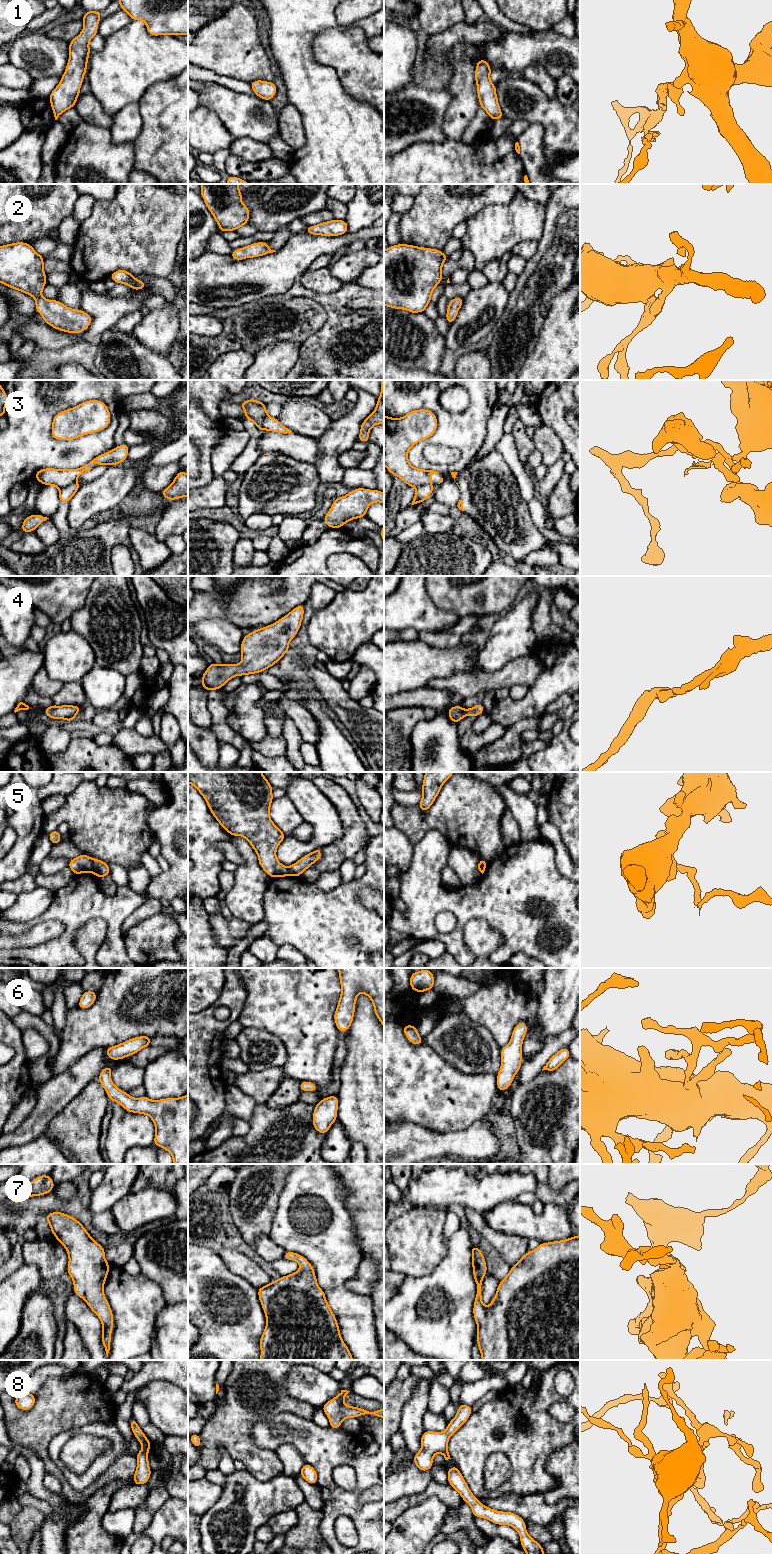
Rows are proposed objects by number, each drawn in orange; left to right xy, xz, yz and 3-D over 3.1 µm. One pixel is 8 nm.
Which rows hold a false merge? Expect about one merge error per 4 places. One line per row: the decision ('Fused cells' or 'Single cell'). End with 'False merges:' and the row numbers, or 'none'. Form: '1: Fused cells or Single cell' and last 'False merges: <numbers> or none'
1: Single cell
2: Single cell
3: Fused cells
4: Single cell
5: Fused cells
6: Single cell
7: Single cell
8: Single cell
False merges: 3, 5

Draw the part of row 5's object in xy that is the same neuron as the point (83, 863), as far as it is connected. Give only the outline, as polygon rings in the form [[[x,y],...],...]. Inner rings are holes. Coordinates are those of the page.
[[[86,854],[72,859],[68,863],[68,867],[74,872],[75,875],[85,872],[91,873],[93,871],[92,858]]]

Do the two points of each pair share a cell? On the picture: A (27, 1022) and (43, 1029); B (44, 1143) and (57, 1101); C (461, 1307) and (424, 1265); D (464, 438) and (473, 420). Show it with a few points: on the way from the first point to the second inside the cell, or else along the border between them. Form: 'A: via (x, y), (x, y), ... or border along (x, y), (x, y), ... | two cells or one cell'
A: via (31, 1022), (36, 1022), (39, 1025) | one cell
B: border along (44, 1132), (23, 1144) | two cells
C: border along (446, 1255), (431, 1272), (416, 1277), (408, 1276) | two cells
D: via (466, 434), (471, 424) | one cell

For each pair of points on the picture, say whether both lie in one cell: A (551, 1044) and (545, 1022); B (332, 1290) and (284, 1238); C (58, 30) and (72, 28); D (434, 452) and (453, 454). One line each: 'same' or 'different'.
A: different
B: same
C: same
D: same

